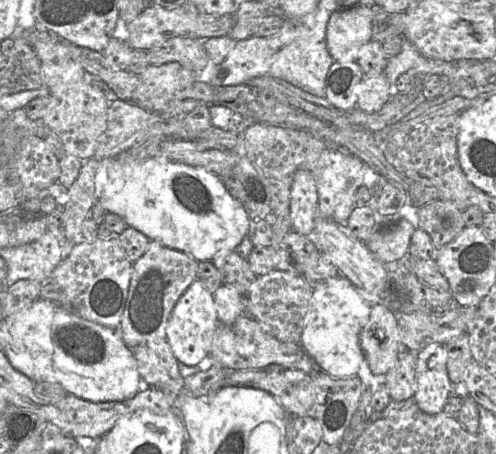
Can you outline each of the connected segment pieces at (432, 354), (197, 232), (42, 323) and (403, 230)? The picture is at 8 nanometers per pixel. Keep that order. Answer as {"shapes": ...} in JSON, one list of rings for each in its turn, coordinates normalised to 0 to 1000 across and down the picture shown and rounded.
{"shapes":[[[[869,756],[839,778],[837,890],[857,910],[875,914],[893,905],[901,877],[913,866],[913,848],[901,824],[901,771],[897,760]]],[[[319,341],[284,355],[244,355],[240,346],[202,355],[202,381],[218,381],[218,399],[196,445],[216,469],[242,474],[302,529],[367,553],[401,575],[429,575],[474,553],[500,518],[502,478],[484,441],[458,416],[448,392],[405,368],[345,355]]],[[[75,656],[20,696],[16,718],[22,744],[4,771],[22,804],[69,841],[115,841],[141,868],[183,885],[248,883],[268,874],[292,850],[266,769],[248,751],[240,725],[163,700],[131,674],[85,656]]],[[[819,482],[762,498],[734,533],[744,553],[772,581],[800,579],[825,562],[829,520],[835,498]]]]}

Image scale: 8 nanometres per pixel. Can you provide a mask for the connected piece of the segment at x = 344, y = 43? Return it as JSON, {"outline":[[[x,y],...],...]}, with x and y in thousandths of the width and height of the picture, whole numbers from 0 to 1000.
{"outline":[[[720,9],[673,26],[659,53],[657,95],[673,134],[718,134],[726,106],[748,86],[750,20]]]}

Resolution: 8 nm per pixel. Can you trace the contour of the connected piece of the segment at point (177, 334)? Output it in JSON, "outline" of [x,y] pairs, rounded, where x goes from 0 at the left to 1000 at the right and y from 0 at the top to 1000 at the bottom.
{"outline":[[[397,612],[353,670],[335,720],[335,749],[359,797],[393,806],[421,782],[440,716],[429,648]]]}

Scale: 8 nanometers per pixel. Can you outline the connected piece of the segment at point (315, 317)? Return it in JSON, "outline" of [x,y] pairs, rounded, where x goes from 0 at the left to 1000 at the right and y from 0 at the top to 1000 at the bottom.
{"outline":[[[688,604],[629,641],[625,683],[605,760],[629,789],[637,813],[673,833],[720,828],[732,815],[740,815],[736,784],[724,758],[724,738],[742,707],[746,685],[748,674]]]}

